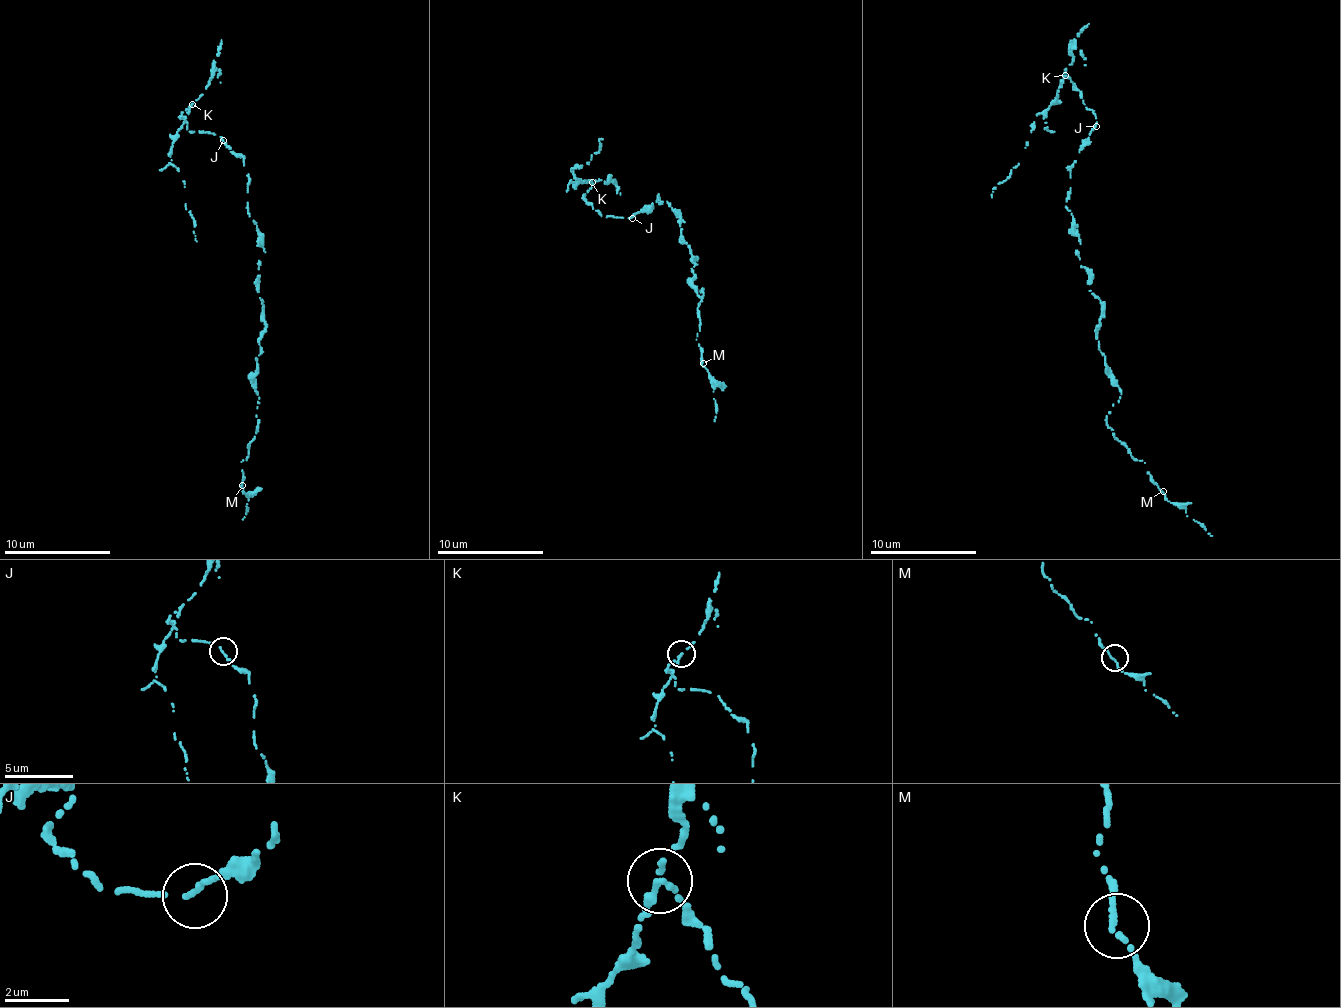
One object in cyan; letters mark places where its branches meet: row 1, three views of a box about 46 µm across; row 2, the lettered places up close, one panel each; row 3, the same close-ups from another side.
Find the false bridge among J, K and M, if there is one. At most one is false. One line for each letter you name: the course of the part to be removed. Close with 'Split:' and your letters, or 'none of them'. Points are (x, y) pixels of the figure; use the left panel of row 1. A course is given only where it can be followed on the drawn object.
K: course (192, 103), (169, 156), (183, 182), (184, 204), (195, 224), (196, 242)
Split: K

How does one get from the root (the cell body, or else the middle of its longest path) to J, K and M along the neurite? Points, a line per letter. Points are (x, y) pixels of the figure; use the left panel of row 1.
J: (266, 253), (256, 222), (248, 217), (248, 180), (244, 161), (223, 140)
K: (266, 253), (256, 222), (248, 217), (248, 180), (244, 161), (221, 137), (187, 130), (180, 114), (192, 103)
M: (266, 253), (257, 280), (266, 324), (255, 359), (257, 426), (249, 456), (242, 459), (242, 485)

